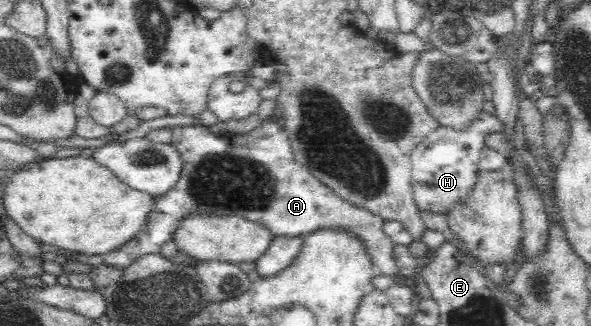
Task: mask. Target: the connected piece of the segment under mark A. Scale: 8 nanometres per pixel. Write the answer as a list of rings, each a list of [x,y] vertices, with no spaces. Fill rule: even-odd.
[[[275,118],[265,119],[247,133],[215,134],[205,125],[183,125],[171,129],[173,146],[183,159],[184,169],[173,189],[155,199],[147,223],[119,249],[103,254],[105,264],[127,267],[135,258],[160,253],[161,245],[174,241],[177,227],[189,215],[235,215],[269,228],[276,236],[306,236],[330,229],[356,237],[365,248],[377,273],[397,277],[392,247],[382,230],[384,219],[341,199],[297,163],[293,146]]]

